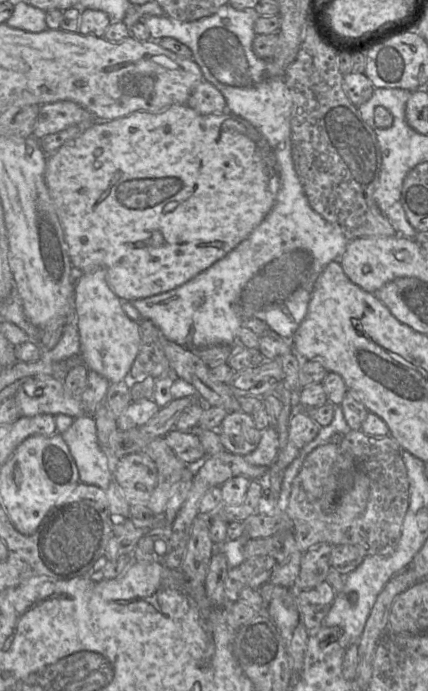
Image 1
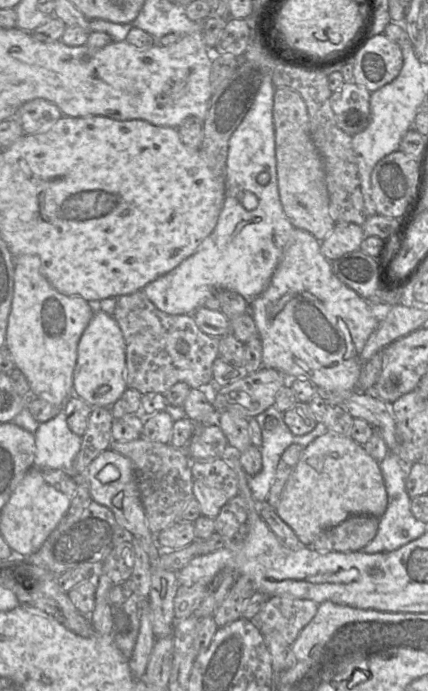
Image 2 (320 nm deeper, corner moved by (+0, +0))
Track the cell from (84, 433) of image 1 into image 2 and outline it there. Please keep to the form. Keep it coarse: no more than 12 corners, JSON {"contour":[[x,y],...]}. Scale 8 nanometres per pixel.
{"contour":[[62,410],[34,433],[33,467],[70,471],[82,437]]}

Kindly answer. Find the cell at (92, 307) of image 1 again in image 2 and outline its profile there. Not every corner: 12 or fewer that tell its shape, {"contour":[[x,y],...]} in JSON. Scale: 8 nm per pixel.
{"contour":[[96,309],[77,347],[73,394],[111,407],[127,389],[126,344]]}

